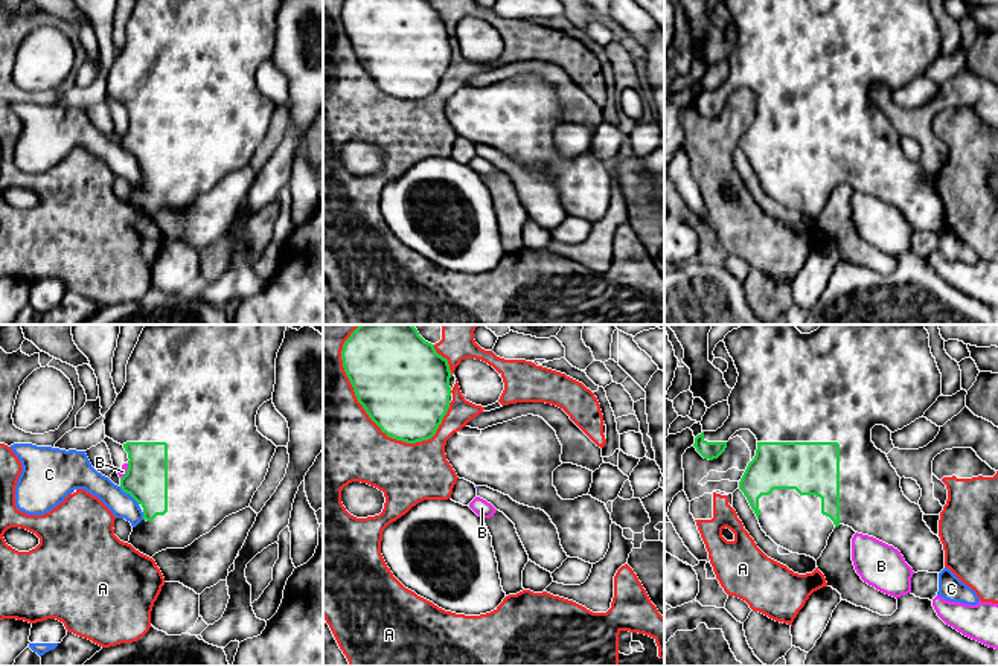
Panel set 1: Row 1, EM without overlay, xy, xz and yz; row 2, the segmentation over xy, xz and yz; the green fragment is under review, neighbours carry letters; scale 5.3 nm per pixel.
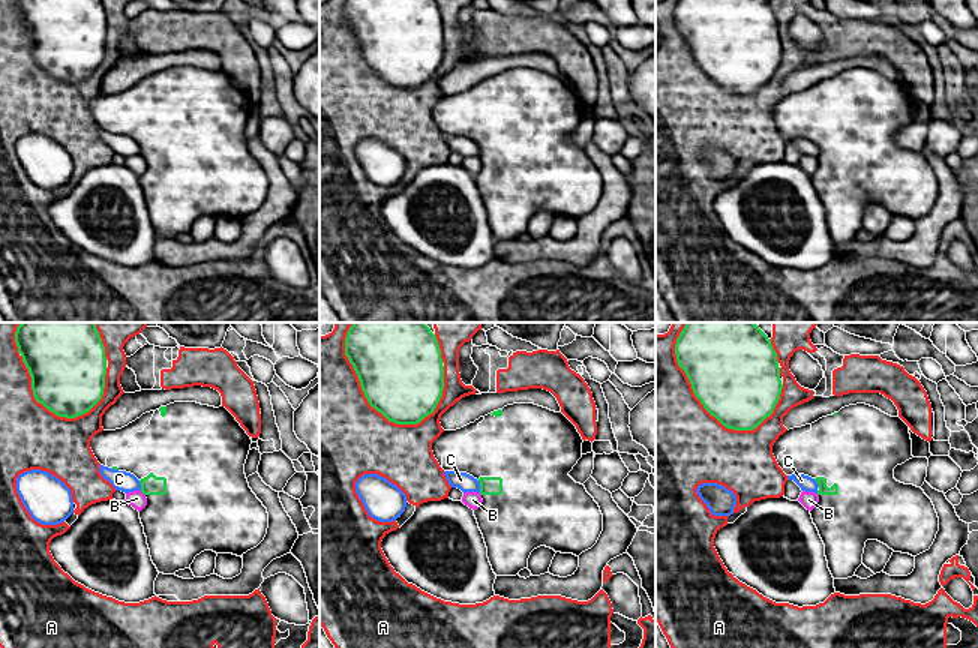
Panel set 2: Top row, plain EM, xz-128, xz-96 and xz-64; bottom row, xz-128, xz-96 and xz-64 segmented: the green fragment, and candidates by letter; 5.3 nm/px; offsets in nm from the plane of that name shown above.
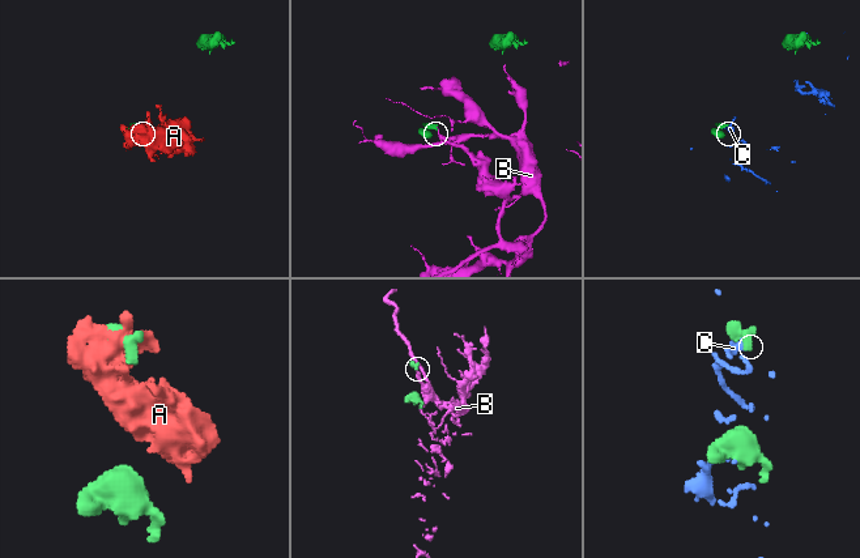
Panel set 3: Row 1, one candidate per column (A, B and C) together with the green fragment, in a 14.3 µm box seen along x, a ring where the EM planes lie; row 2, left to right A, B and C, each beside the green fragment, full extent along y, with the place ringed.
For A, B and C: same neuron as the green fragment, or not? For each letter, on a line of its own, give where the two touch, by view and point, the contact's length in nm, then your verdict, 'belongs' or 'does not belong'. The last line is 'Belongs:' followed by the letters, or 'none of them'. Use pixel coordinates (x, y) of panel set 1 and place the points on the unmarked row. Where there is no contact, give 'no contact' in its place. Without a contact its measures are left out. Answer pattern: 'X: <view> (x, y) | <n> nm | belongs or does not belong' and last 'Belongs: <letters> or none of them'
A: xz (364, 67) | 700 nm | does not belong
B: xy (127, 130) | 100 nm | does not belong
C: xy (130, 153) | 140 nm | does not belong
Belongs: none of them

